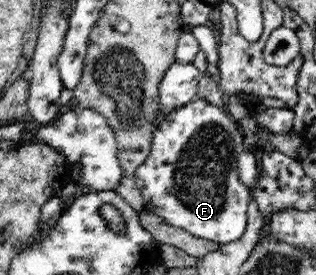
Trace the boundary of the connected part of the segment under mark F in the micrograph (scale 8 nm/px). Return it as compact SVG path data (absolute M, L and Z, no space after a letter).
M202 97L166 112L154 131L147 159L137 167L134 175L145 209L157 214L167 225L180 227L218 244L237 241L243 235L248 222L248 205L252 199L252 187L241 183L237 171L238 157L244 151L244 135L242 128L228 112Z

